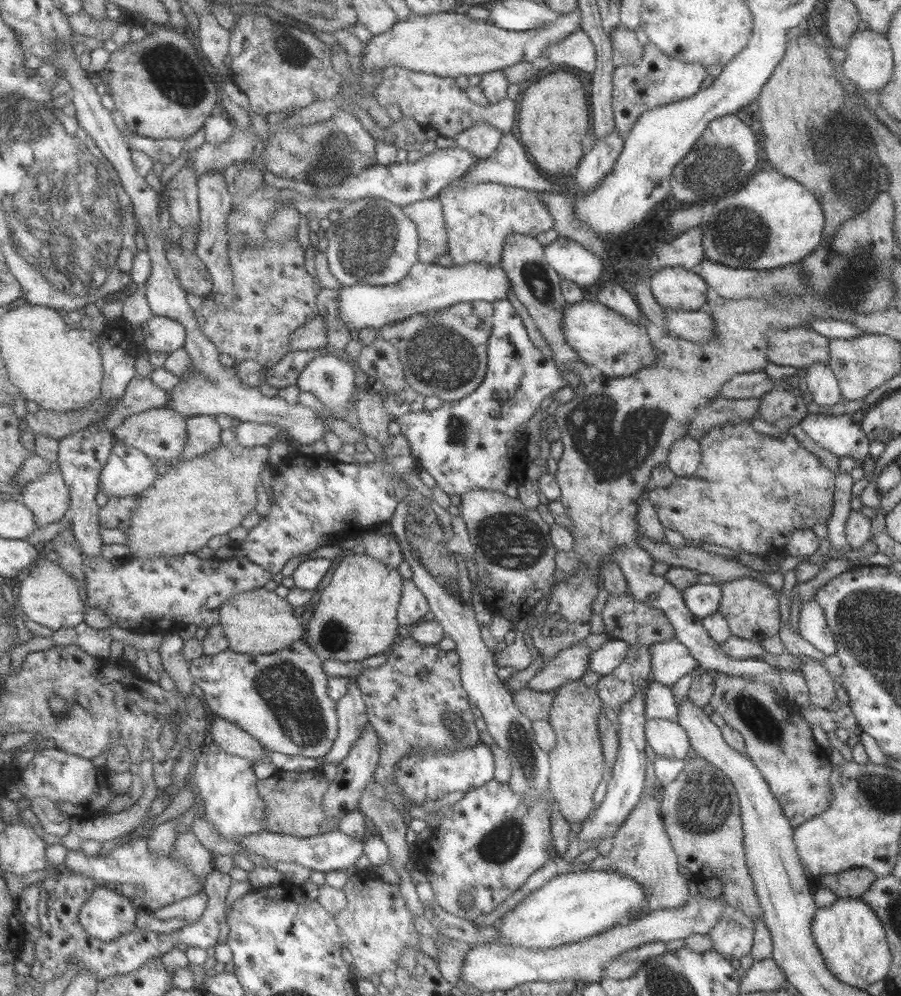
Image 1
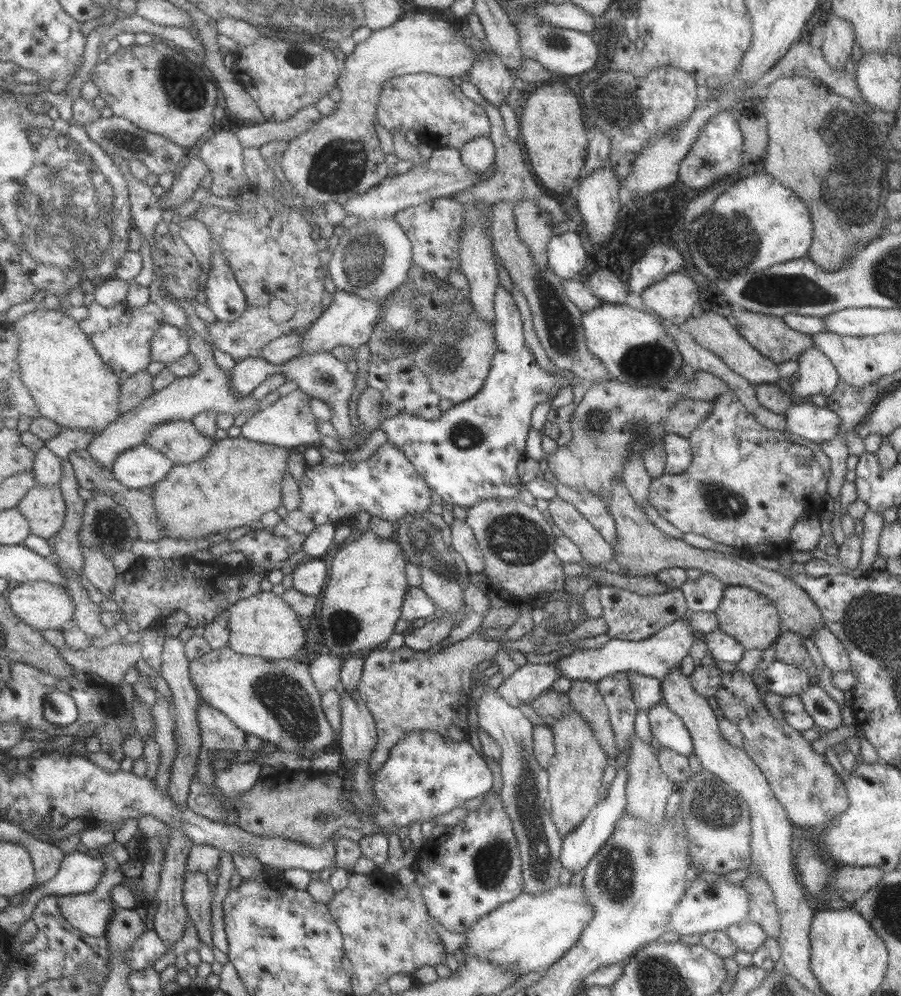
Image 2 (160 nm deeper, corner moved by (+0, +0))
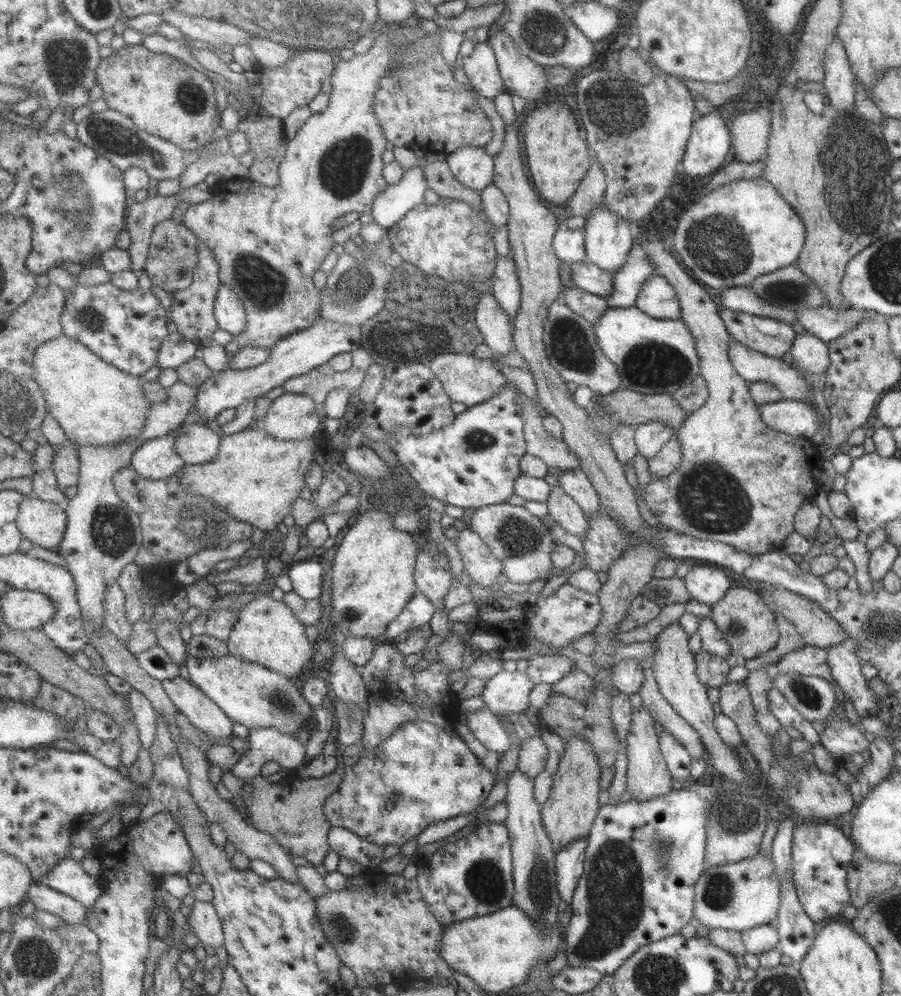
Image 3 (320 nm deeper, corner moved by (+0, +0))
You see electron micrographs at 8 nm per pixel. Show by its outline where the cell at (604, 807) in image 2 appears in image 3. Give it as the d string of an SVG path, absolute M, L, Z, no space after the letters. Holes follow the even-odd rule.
M588 834L557 851L554 864L554 879L558 898L570 904L577 881L583 872L584 852Z

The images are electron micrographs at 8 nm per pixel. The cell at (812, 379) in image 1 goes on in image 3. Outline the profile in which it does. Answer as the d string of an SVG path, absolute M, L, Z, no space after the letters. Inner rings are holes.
M796 334L788 350L792 356L792 364L801 368L807 376L816 377L825 372L828 365L828 348L814 334Z

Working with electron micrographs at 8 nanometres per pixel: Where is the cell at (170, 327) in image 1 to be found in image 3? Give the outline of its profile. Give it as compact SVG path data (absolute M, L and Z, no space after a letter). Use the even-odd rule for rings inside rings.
M176 330L164 340L160 350L160 363L158 365L163 369L178 369L198 356L201 347L196 342L187 340L180 331Z

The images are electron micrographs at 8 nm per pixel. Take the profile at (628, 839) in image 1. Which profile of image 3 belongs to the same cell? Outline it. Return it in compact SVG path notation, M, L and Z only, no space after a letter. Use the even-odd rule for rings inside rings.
M643 705L638 709L633 709L630 716L630 725L625 735L627 743L626 768L626 791L631 794L634 801L644 801L648 798L663 796L671 790L671 777L665 762L661 756L658 746L658 734L655 734L655 719L647 712Z

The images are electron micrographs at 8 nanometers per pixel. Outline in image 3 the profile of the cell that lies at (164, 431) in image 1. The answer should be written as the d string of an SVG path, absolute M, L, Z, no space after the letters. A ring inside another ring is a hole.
M186 422L178 434L176 450L187 464L205 464L218 458L222 437L201 422Z

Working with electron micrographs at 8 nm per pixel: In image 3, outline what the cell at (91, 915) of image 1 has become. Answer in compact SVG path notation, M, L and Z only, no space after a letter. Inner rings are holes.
M34 882L27 899L35 904L36 910L44 910L62 916L67 923L85 924L86 922L89 908L71 896L58 892L43 883L39 886L39 883Z

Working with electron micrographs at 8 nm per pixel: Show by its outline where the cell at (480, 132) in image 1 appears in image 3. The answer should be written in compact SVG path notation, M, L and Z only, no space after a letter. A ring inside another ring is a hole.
M462 147L445 159L453 179L465 188L481 191L493 180L493 157L482 147Z

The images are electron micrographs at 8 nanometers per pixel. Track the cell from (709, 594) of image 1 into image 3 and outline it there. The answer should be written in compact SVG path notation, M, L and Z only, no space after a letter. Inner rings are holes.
M713 564L689 567L682 579L690 594L690 600L706 606L716 604L730 587L729 576L725 575L719 566Z

